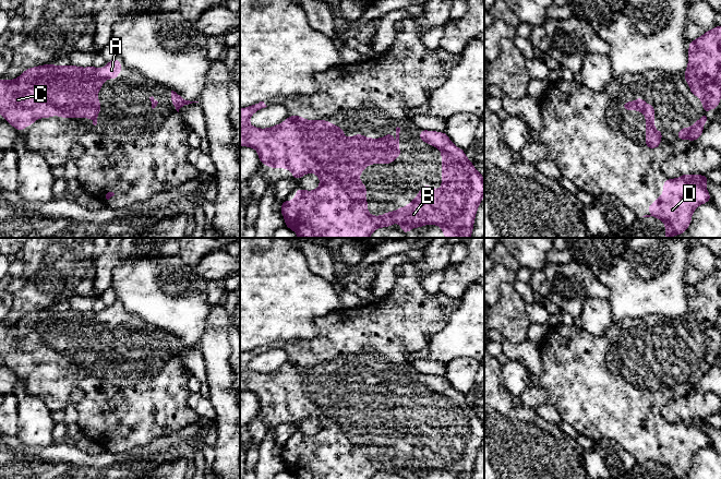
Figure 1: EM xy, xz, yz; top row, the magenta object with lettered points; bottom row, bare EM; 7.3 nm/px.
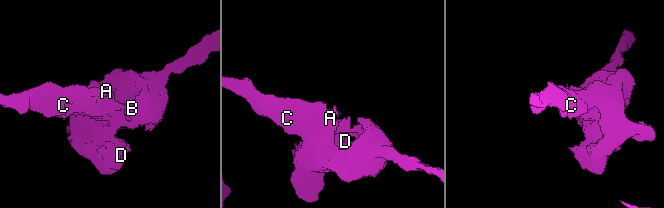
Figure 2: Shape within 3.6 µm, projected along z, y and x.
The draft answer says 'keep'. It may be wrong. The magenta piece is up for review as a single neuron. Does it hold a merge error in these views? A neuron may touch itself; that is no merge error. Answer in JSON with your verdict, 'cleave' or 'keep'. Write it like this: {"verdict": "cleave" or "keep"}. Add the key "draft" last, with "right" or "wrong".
{"verdict": "keep", "draft": "right"}

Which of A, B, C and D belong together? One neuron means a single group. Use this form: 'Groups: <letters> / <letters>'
Groups: A B C D

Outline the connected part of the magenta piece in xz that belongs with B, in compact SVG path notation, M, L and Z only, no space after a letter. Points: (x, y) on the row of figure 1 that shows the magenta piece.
M264 101L256 103L250 107L240 109L240 146L253 147L259 153L260 164L266 164L269 168L288 168L290 172L293 173L293 179L299 180L303 175L313 172L316 173L320 178L321 184L315 191L304 191L297 187L296 200L295 201L283 201L281 202L281 214L285 218L285 226L289 229L292 229L297 232L299 238L369 238L370 235L377 228L389 227L395 221L397 221L401 227L402 233L408 233L411 230L411 227L414 226L419 229L422 225L440 225L442 227L442 232L446 238L470 238L472 233L472 228L474 224L476 212L480 205L482 196L484 195L484 180L483 176L476 170L471 161L466 157L465 151L455 146L445 132L435 132L426 131L420 129L420 141L428 142L431 146L436 146L442 152L442 189L434 190L431 185L422 185L420 188L420 193L406 206L399 207L396 212L386 212L383 216L371 216L368 213L368 200L364 197L364 194L368 192L366 187L359 180L359 175L368 167L369 164L392 164L399 155L401 151L399 146L399 132L400 128L396 128L396 143L392 144L392 132L382 137L382 139L371 139L364 137L361 133L356 134L353 137L343 137L341 134L346 132L345 129L339 129L336 124L331 124L327 120L304 120L301 116L289 116L283 123L278 123L275 127L268 129L259 129L254 128L249 123L250 117L257 110L267 107Z

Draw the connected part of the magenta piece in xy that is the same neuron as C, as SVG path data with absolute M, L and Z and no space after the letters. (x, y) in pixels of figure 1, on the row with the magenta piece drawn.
M119 57L106 63L106 68L80 68L76 65L53 65L45 64L25 70L17 79L7 81L0 79L0 113L4 119L21 133L24 127L31 127L37 118L51 118L57 113L60 118L92 118L93 124L97 124L97 115L100 112L101 105L97 99L97 93L101 88L101 84L107 79L117 79L119 71L124 65L119 64Z

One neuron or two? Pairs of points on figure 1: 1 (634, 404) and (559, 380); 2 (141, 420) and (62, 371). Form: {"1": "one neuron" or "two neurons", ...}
{"1": "one neuron", "2": "one neuron"}

